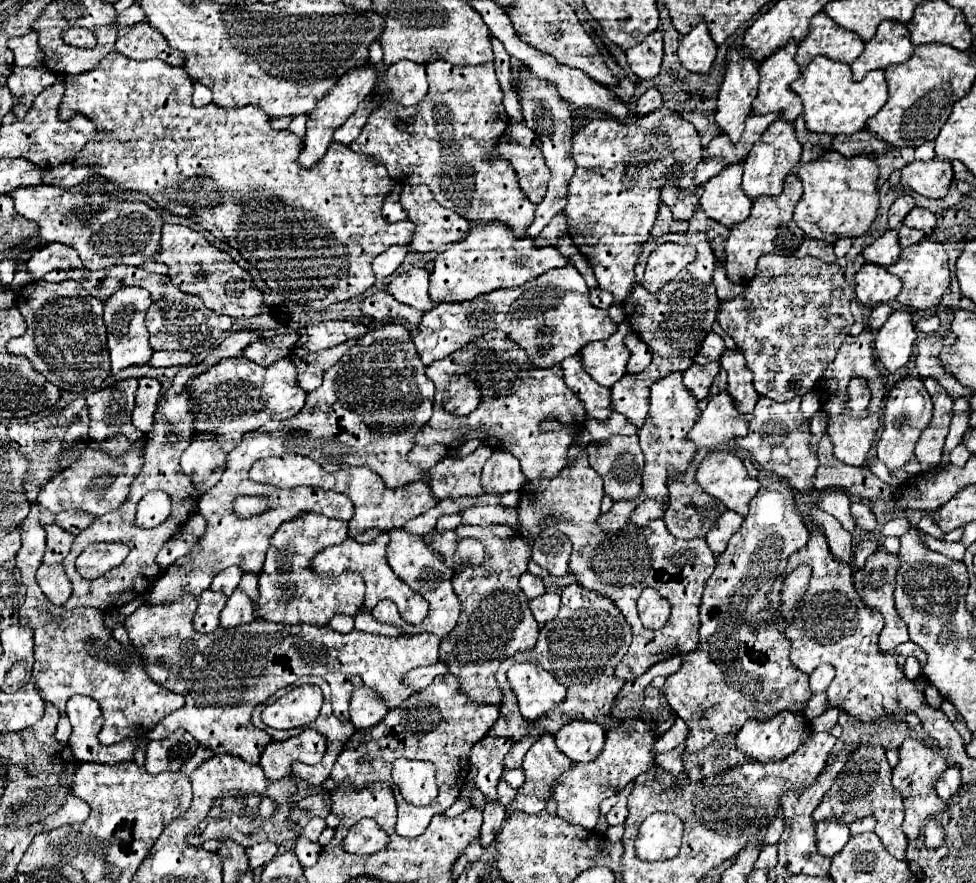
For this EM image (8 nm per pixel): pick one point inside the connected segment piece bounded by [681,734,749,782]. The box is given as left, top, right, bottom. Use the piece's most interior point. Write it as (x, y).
(723, 754)

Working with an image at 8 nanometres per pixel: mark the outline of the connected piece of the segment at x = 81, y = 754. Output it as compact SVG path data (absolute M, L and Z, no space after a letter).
M73 696L67 702L67 716L73 726L69 746L79 762L105 762L119 764L133 760L139 740L123 740L113 746L103 746L97 734L103 726L99 704L91 696Z

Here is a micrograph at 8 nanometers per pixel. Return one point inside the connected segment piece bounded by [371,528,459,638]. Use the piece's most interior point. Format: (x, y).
(412, 559)

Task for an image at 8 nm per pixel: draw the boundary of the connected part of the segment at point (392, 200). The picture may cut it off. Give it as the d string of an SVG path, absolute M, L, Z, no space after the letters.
M397 184L393 190L391 190L391 196L387 196L387 202L383 204L383 216L389 220L389 222L399 222L403 218L407 218L407 212L403 210L403 206L399 204L399 190L401 186Z

